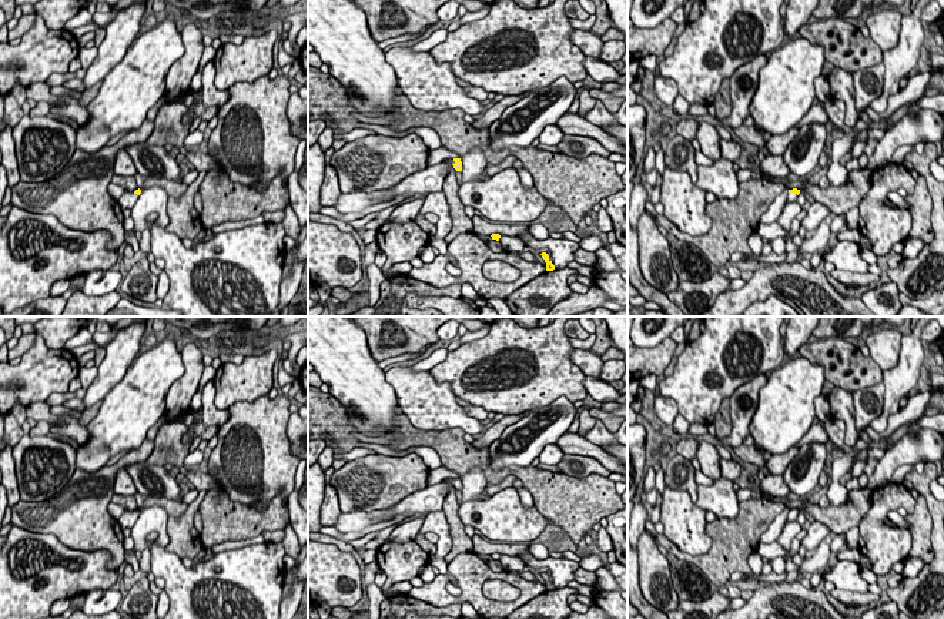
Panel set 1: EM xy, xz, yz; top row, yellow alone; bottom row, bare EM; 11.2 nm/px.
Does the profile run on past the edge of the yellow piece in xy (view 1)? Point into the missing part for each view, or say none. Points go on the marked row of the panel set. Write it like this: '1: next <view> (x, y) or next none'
1: next xy (126, 201)

